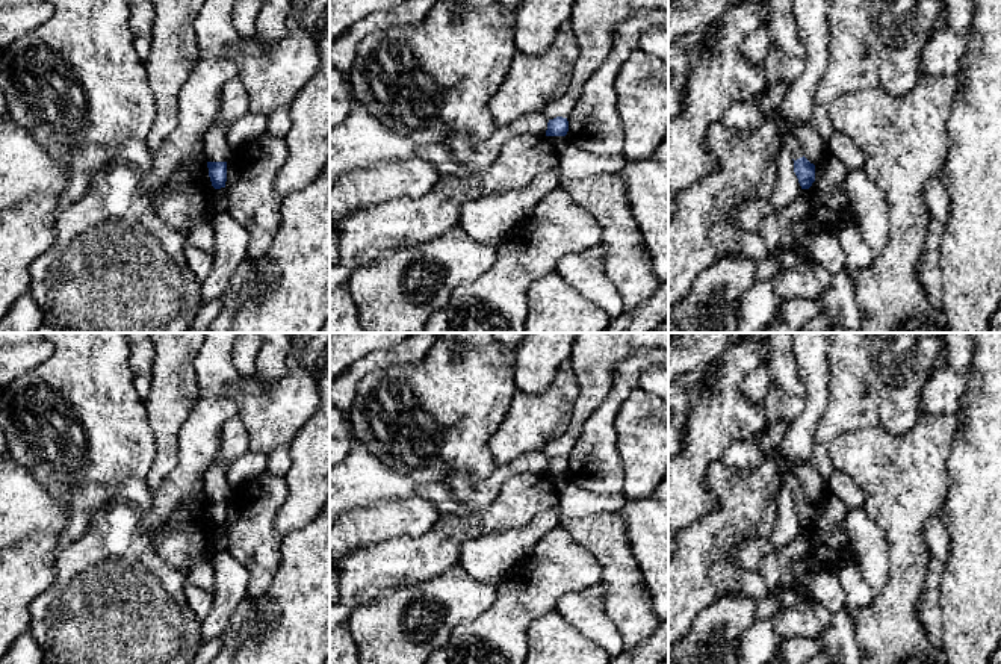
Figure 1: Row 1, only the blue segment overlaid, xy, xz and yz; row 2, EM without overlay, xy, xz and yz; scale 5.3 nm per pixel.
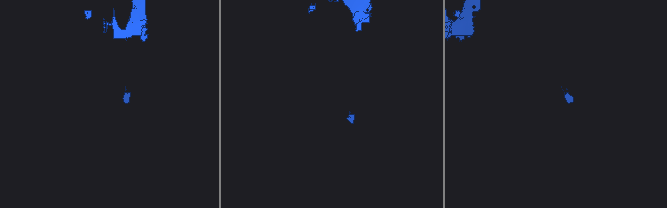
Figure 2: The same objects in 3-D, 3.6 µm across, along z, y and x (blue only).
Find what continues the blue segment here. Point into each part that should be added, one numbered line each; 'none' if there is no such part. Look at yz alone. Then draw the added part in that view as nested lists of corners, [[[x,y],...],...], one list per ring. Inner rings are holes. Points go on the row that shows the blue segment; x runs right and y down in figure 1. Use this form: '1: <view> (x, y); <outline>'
1: yz (790, 141); [[[785,129],[782,130],[782,141],[783,147],[791,151],[794,160],[803,157],[803,150],[798,139],[794,135],[788,133]]]

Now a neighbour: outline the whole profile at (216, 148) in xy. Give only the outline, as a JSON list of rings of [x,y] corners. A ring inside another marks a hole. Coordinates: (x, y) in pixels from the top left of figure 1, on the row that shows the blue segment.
[[[216,124],[203,138],[206,162],[227,162],[233,153],[227,132],[230,124]]]

